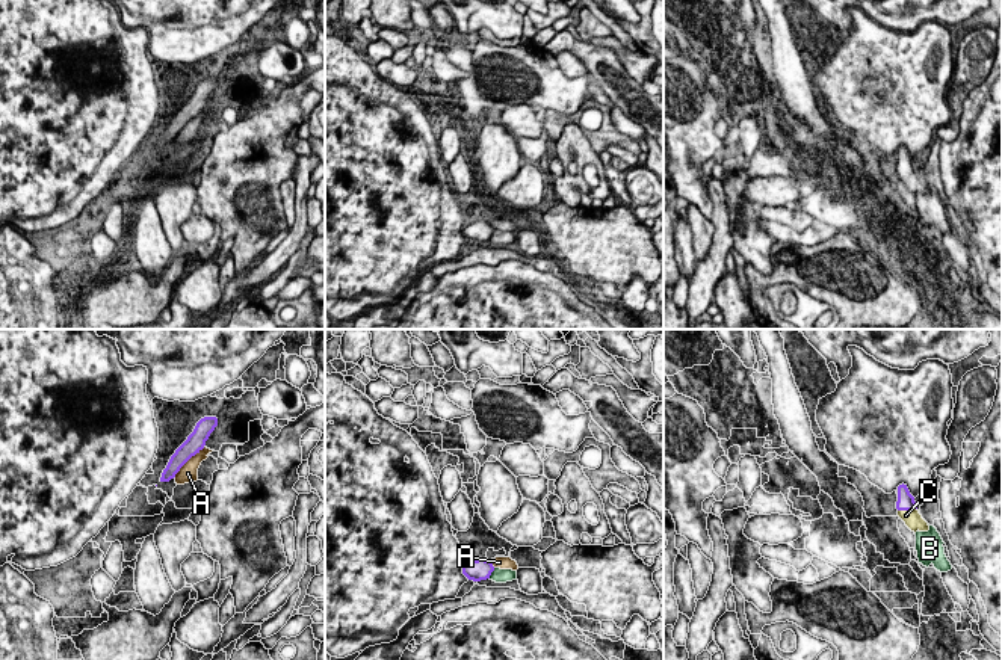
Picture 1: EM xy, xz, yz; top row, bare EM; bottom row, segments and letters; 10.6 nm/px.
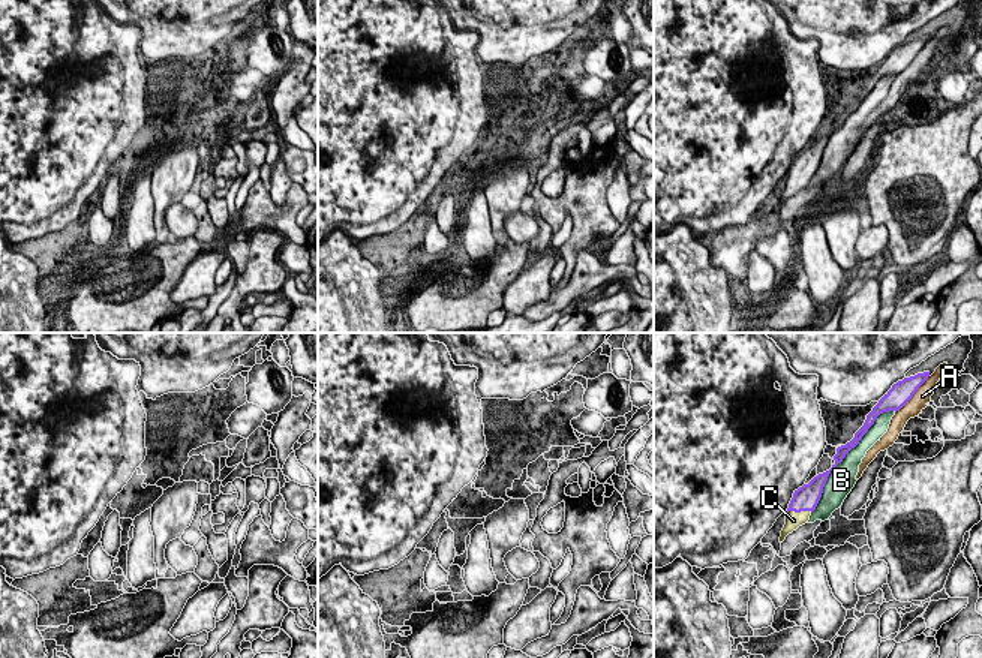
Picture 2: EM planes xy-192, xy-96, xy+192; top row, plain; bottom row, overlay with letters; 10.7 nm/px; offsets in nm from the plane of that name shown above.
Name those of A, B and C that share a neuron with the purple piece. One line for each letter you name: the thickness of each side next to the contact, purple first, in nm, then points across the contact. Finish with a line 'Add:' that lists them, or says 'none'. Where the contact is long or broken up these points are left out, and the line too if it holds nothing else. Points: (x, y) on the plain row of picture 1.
C: 190 nm thick on the purple side, 200 nm on the other; runs through yz (906, 163), (907, 171), (913, 181)
Add: C

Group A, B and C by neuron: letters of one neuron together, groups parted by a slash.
A / B / C

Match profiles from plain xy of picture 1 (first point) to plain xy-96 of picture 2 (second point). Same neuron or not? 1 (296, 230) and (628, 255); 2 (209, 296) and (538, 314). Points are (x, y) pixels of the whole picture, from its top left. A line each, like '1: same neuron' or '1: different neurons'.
1: same neuron
2: different neurons

